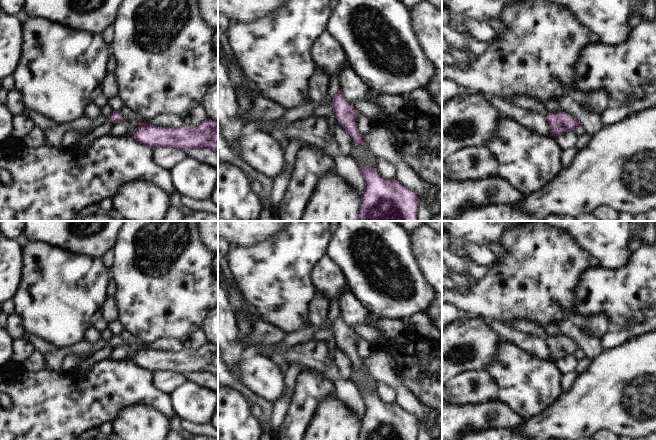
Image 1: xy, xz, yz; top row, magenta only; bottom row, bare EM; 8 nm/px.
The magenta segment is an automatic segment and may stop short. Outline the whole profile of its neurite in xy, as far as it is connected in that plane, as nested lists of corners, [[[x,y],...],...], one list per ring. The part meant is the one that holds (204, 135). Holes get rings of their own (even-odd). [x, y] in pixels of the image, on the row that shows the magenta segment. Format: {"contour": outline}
{"contour": [[[211,119],[194,127],[182,125],[178,129],[140,123],[130,135],[139,144],[152,149],[173,147],[182,151],[202,148],[218,151],[218,121]]]}

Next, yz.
{"contour": [[[563,111],[549,113],[546,117],[549,133],[556,139],[565,132],[574,131],[580,125],[577,118]]]}

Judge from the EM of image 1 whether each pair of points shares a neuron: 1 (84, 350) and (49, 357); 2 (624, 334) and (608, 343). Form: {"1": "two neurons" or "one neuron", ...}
{"1": "one neuron", "2": "one neuron"}

